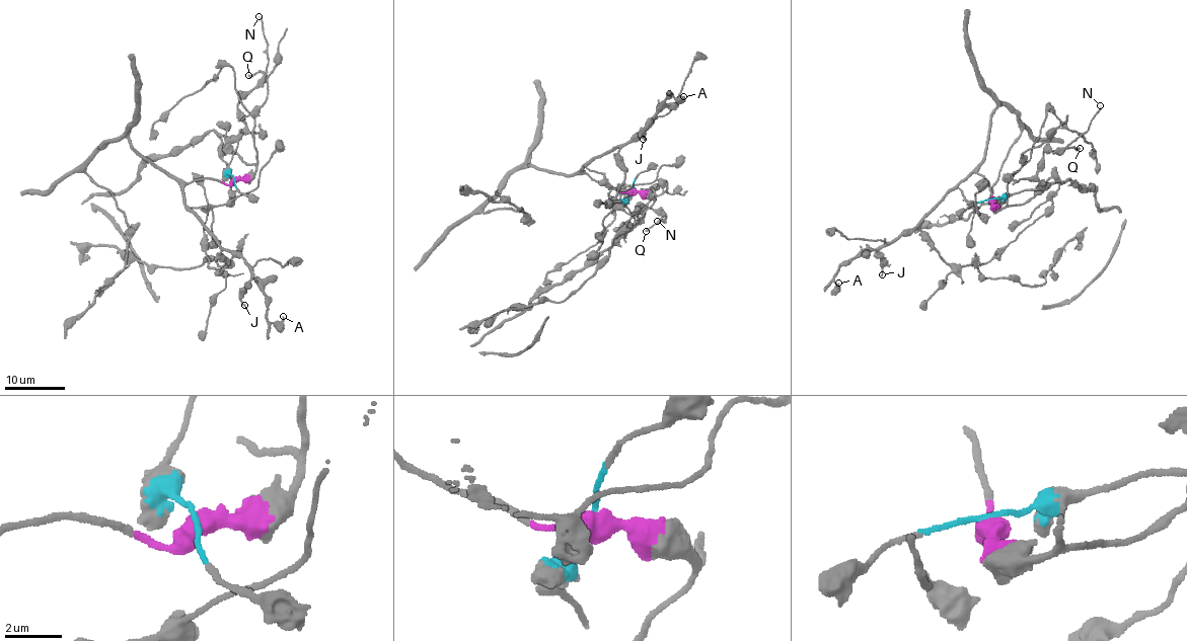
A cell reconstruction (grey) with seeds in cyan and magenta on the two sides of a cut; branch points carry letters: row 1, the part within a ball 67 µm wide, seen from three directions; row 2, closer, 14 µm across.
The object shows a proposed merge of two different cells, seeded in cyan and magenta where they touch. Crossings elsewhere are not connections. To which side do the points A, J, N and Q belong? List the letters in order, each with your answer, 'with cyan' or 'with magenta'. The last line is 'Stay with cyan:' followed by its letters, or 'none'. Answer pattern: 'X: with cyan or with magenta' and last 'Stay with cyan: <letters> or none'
A: with magenta
J: with magenta
N: with cyan
Q: with cyan
Stay with cyan: N, Q

